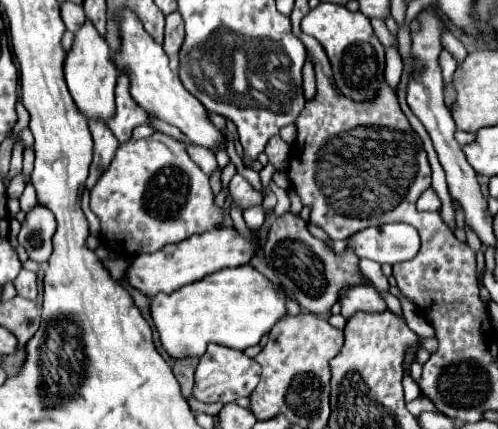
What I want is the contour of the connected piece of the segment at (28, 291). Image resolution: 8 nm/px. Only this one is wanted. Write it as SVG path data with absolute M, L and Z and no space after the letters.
M22 269L20 275L14 279L14 285L16 285L18 295L22 295L26 299L36 299L36 295L38 295L38 275L34 271Z

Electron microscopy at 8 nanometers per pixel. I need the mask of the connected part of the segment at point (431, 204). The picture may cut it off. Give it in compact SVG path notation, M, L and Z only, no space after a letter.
M426 189L420 199L416 201L416 209L418 211L438 211L440 209L440 199L432 189Z

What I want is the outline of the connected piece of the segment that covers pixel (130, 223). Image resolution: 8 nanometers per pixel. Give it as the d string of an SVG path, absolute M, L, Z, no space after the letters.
M152 135L140 141L126 141L118 147L112 165L100 175L90 189L90 209L100 219L100 239L118 255L130 259L138 253L154 253L168 243L180 243L194 233L216 229L224 221L222 209L214 203L214 193L208 183L208 175L188 157L182 143L172 137Z

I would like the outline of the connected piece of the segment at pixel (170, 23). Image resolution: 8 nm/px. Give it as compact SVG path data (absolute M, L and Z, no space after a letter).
M178 11L166 15L166 39L164 39L164 51L168 55L176 55L180 45L184 41L184 19Z

